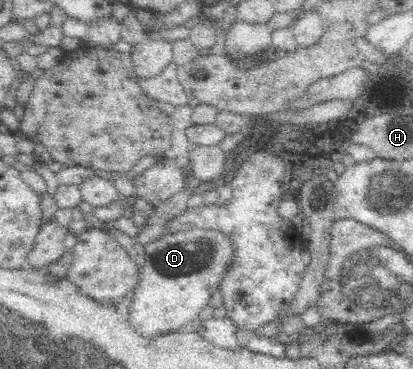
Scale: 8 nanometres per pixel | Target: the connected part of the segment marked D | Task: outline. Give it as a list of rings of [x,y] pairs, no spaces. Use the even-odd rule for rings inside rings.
[[[191,228],[185,232],[166,233],[144,248],[146,261],[128,308],[131,326],[145,338],[190,327],[192,321],[201,318],[209,298],[219,288],[223,271],[231,265],[235,250],[229,237],[225,238],[218,230]]]

